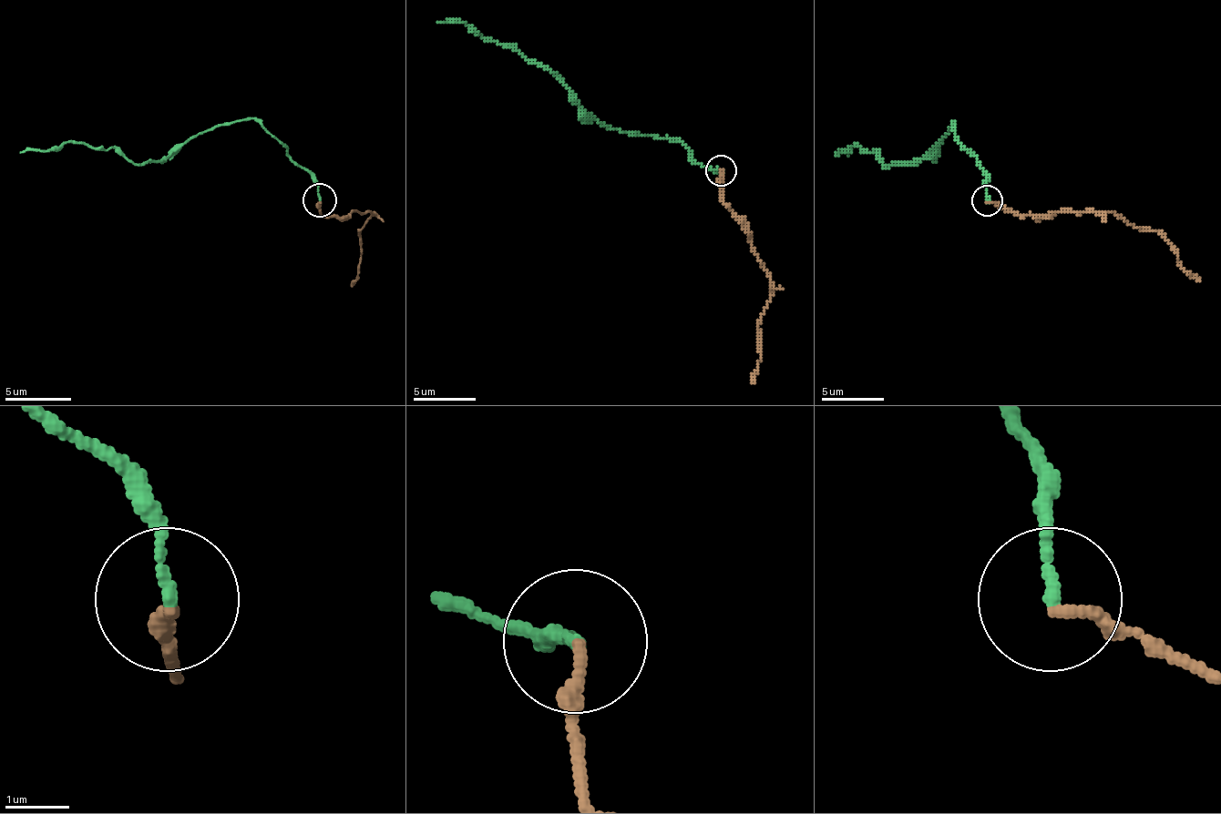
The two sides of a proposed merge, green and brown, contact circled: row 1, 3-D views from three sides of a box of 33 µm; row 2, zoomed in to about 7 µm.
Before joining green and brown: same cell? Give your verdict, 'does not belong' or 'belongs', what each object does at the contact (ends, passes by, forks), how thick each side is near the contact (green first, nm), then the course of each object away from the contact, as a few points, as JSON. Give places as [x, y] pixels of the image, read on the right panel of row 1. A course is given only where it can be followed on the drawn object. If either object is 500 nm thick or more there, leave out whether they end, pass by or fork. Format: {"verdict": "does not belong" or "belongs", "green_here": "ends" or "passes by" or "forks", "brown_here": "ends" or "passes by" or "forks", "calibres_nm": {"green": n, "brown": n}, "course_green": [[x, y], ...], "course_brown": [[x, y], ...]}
{"verdict": "does not belong", "green_here": "ends", "brown_here": "ends", "calibres_nm": {"green": 170, "brown": 190}, "course_green": [[986, 199], [986, 174], [958, 143], [951, 124], [920, 158], [886, 165], [860, 146], [838, 152], [838, 156]], "course_brown": [[986, 202], [1024, 215], [1115, 212], [1137, 228], [1155, 230], [1200, 281]]}

